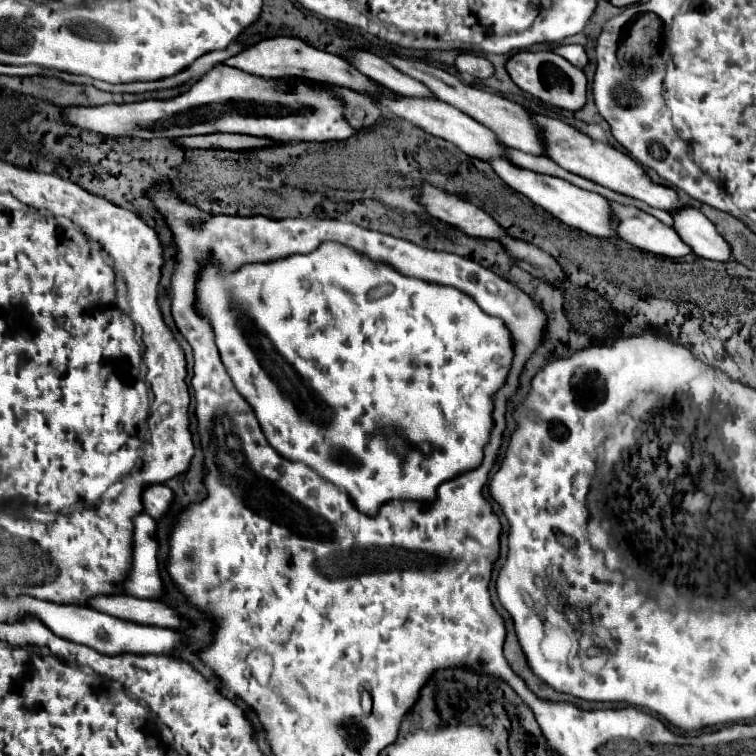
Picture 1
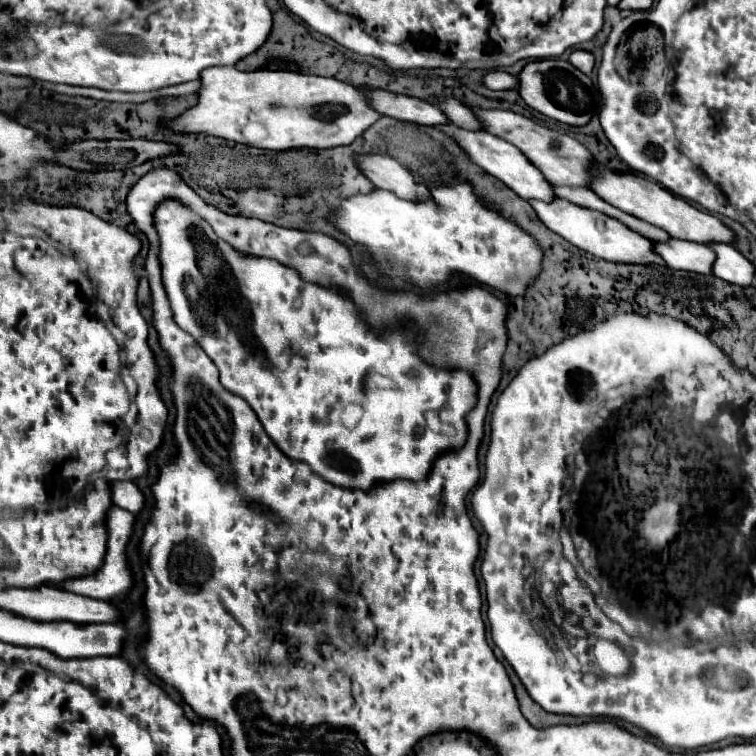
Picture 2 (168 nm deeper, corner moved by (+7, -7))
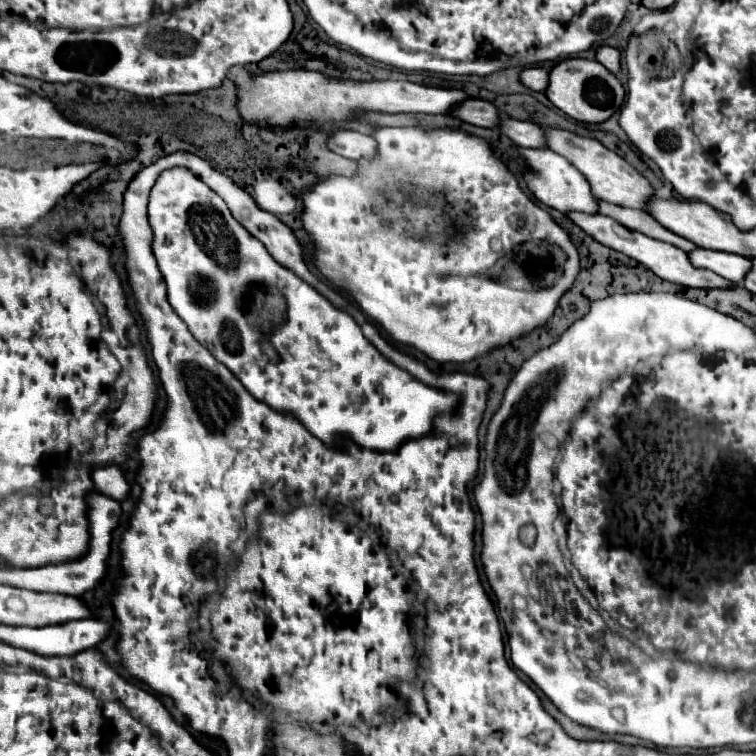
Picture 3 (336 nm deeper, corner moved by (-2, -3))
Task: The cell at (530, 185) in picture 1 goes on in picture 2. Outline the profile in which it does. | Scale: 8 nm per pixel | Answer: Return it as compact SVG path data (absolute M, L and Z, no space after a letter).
M553 198L551 202L529 202L531 208L537 212L541 222L553 230L555 234L563 236L567 242L575 244L577 248L591 252L603 260L611 262L629 262L629 264L663 264L653 252L651 252L651 242L643 238L641 234L633 234L633 230L625 228L621 222L597 212L589 210L577 204L571 204L563 198Z

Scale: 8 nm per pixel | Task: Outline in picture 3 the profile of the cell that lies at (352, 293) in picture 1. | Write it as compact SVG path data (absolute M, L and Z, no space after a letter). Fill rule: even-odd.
M182 166L164 170L152 186L148 216L154 232L152 252L168 286L168 302L174 312L188 324L192 336L202 346L206 346L218 362L226 364L238 380L244 380L244 388L256 400L266 402L274 410L296 414L298 420L304 422L304 426L308 426L308 430L322 442L334 446L336 438L350 438L362 448L394 452L404 440L428 434L434 414L452 410L456 406L454 394L434 390L414 380L412 376L404 374L404 370L390 364L390 360L386 360L382 354L378 354L378 350L364 338L360 326L346 312L332 306L322 294L302 282L294 272L280 266L268 254L264 244L256 240L232 216L226 202L194 172ZM246 284L272 284L280 288L288 302L288 322L276 328L272 334L258 334L254 328L250 328L242 310L236 304L240 288L244 288ZM204 320L206 328L212 330L210 334L216 336L200 336L200 332L204 330Z

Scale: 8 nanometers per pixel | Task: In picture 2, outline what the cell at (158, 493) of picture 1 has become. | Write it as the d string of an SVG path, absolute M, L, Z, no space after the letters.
M113 482L111 494L113 494L115 506L129 510L131 514L139 514L143 510L145 496L135 482Z

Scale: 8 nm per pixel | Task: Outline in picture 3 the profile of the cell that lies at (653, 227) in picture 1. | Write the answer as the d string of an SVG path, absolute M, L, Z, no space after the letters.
M698 248L694 254L690 254L690 262L698 268L714 270L718 276L742 284L746 274L752 268L752 262L748 258L738 258L736 254L726 254L726 252L716 252L716 250L704 250Z

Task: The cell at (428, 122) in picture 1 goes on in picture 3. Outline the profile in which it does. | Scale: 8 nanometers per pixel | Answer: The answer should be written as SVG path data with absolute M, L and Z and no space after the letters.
M520 148L526 164L530 166L530 172L526 172L528 188L534 192L534 196L564 214L568 212L584 212L584 214L598 214L598 198L592 194L592 188L584 174L580 174L566 158L552 150L524 150Z

